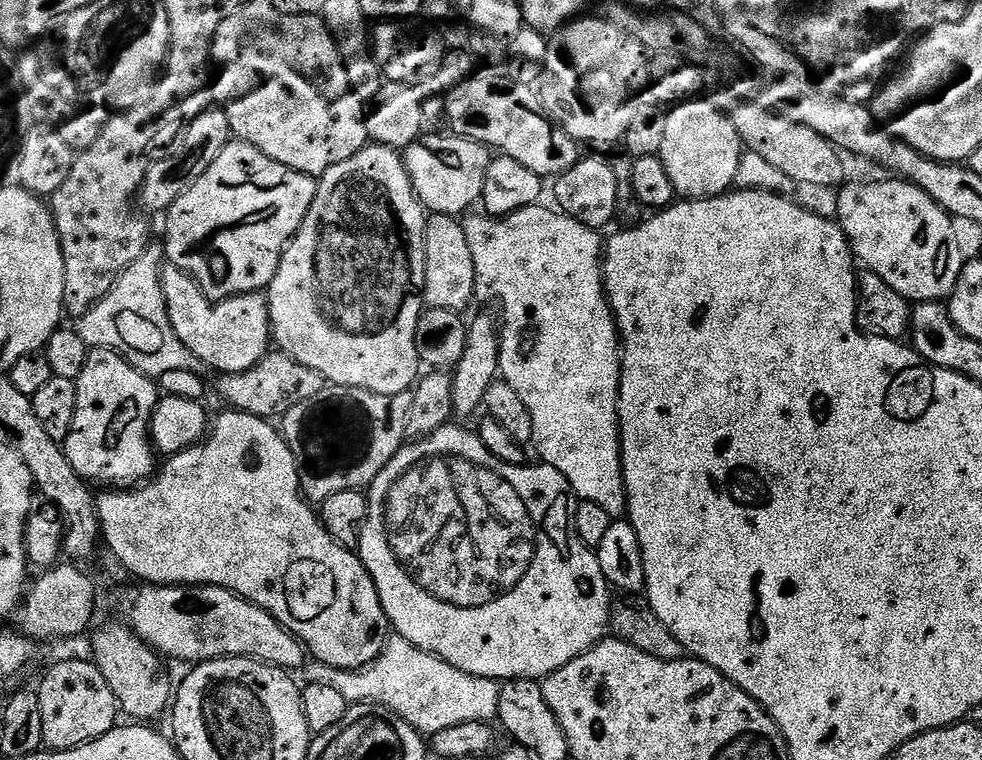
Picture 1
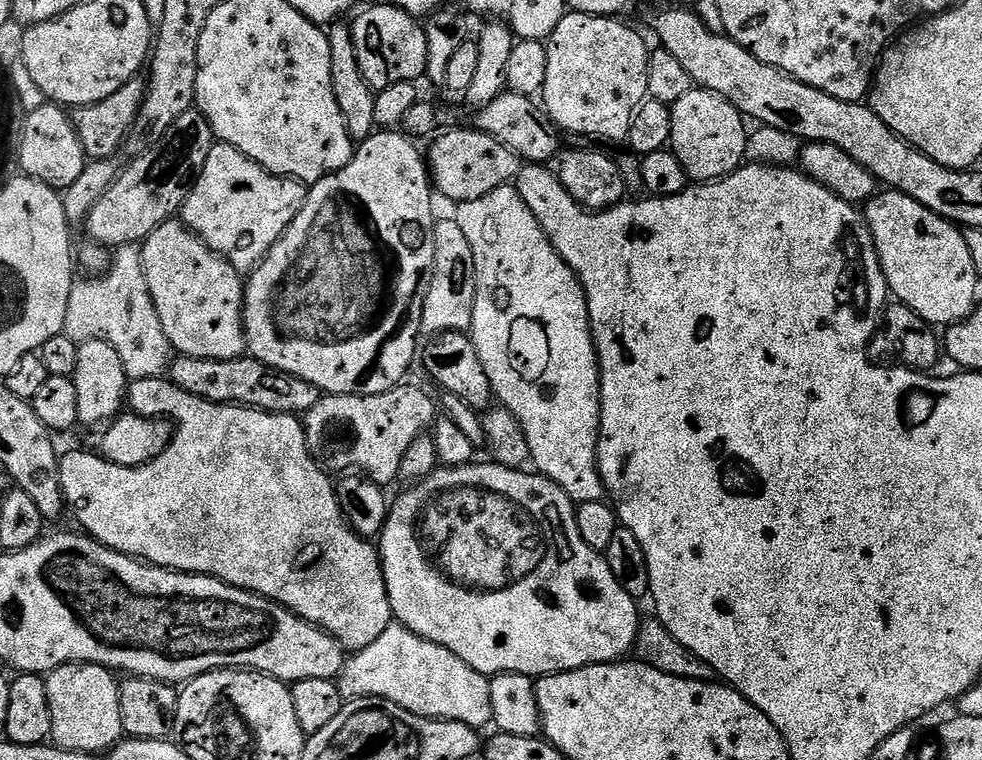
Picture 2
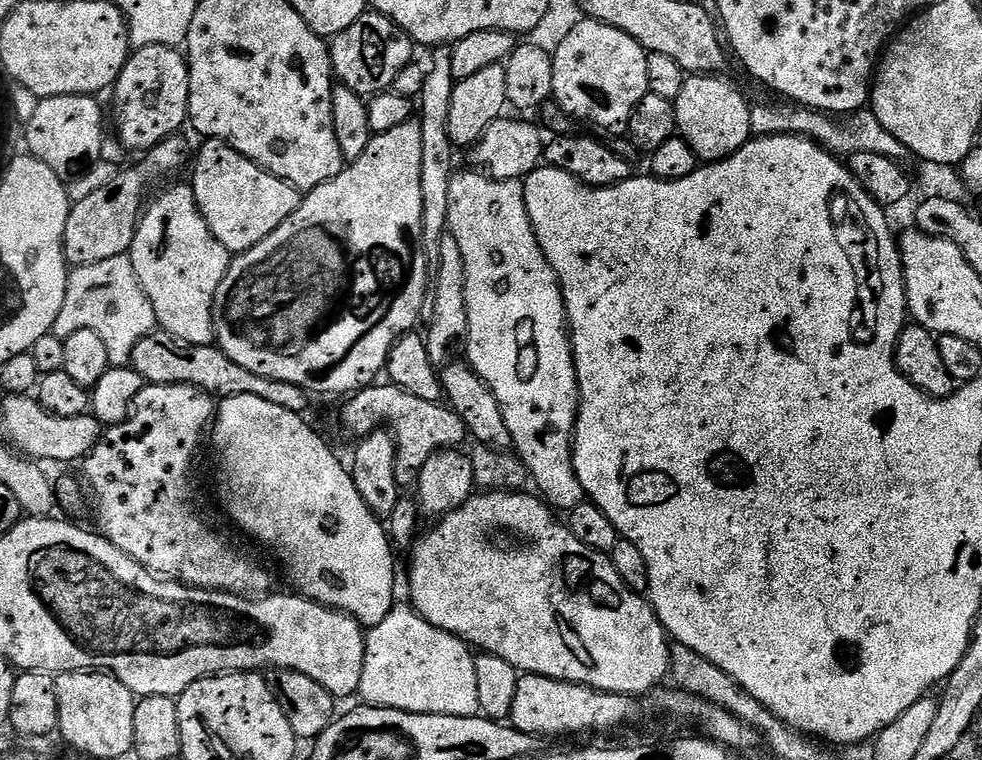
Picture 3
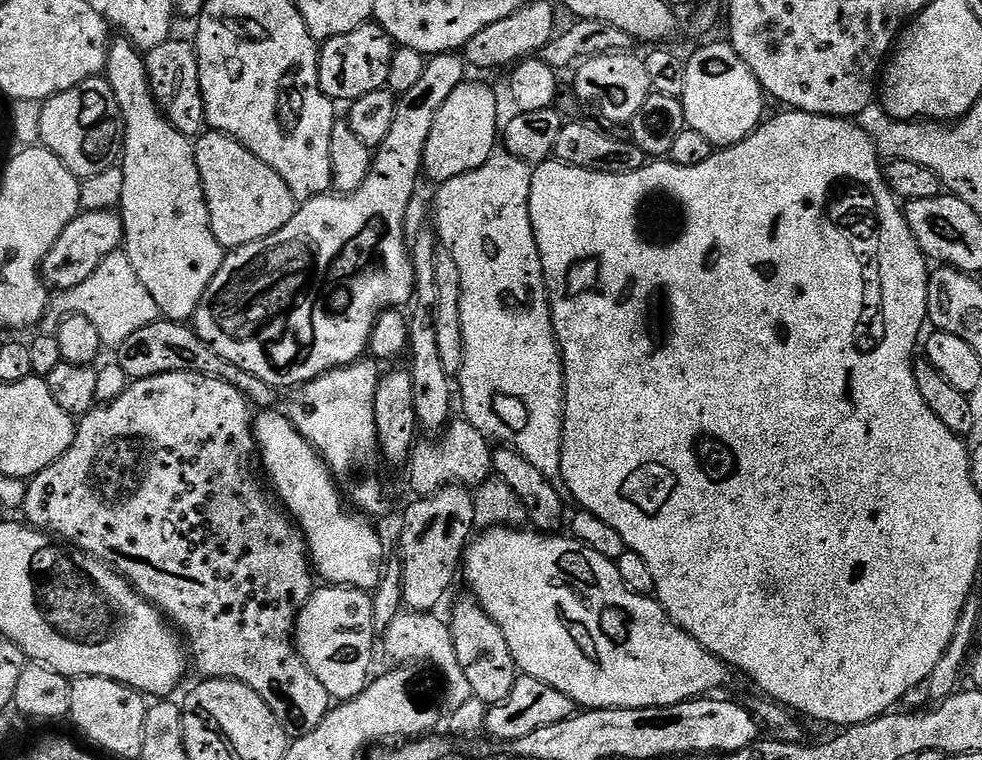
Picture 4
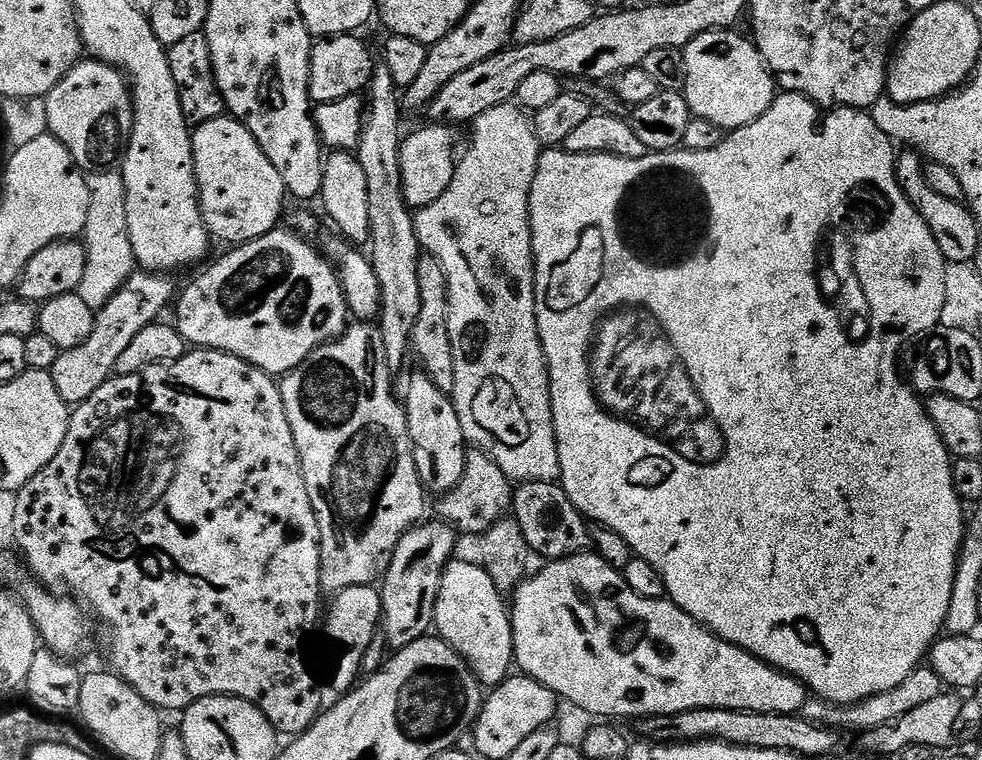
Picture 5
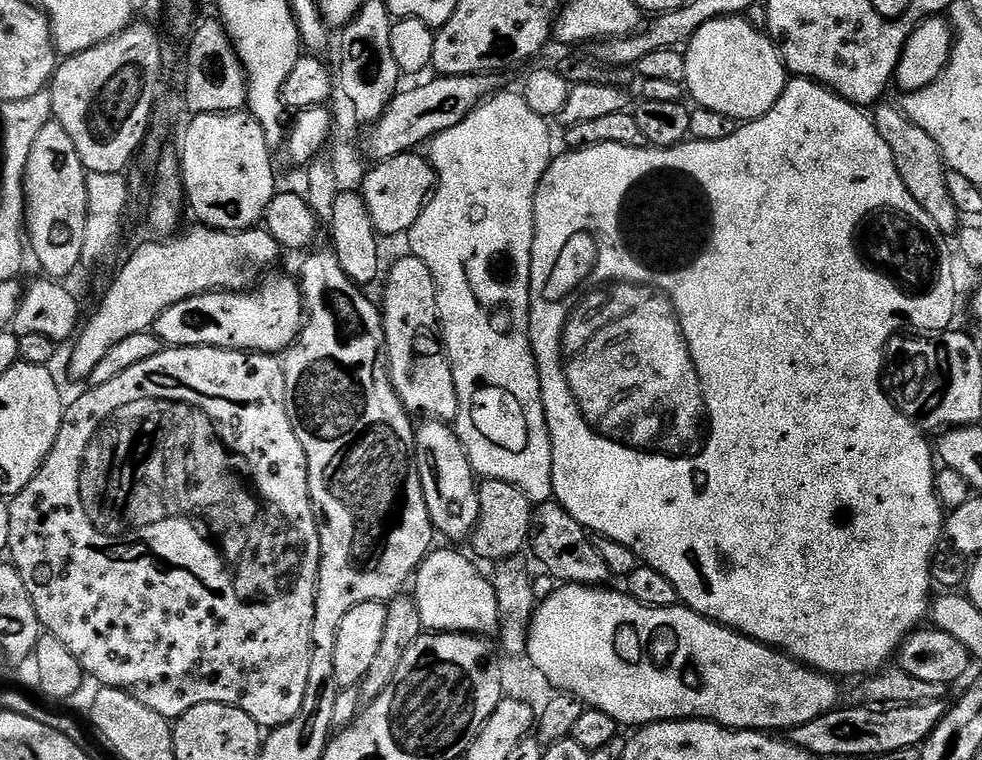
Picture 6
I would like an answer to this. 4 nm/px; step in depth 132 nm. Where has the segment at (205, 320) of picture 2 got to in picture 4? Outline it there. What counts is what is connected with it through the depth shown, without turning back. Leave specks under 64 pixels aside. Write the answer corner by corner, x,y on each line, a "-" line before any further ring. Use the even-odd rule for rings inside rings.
127,38
119,39
120,40
113,39
108,50
106,79
110,86
110,90
114,90
114,98
118,102
120,116
124,120
124,130
122,133
122,167
124,170
124,177
122,178
122,198
118,201
118,211
124,223
122,251
130,258
130,266
134,266
134,274
138,274
138,279
142,281
142,286
146,286
146,290
150,290
150,295
153,296
154,302
158,302
158,310
160,311
161,317
165,320
188,322
195,317
198,306
202,302
202,294
206,294
206,286
210,286
210,282
214,282
214,274
218,274
218,270
222,266
222,262
226,255
226,249
220,245
218,238
214,238
214,230
210,226
208,203
204,197
202,178
198,174
198,162
196,161
196,150
193,141
189,139
189,137
183,136
181,132
164,117
164,111
160,109
158,102
154,98
154,94
150,90
148,71
146,70
146,62
144,61
145,53
137,49

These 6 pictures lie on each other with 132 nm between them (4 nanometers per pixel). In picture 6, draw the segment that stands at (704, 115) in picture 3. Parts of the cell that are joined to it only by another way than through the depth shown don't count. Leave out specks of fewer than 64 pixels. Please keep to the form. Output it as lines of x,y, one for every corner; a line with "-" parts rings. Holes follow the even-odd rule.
723,16
721,20
706,22
698,34
689,40
684,52
686,62
686,92
689,97
696,99
695,103
702,108
718,110
738,122
757,120
759,116
767,114
778,102
788,85
790,73
784,67
784,59
780,57
780,50
776,47
771,36
760,32
748,21
740,16

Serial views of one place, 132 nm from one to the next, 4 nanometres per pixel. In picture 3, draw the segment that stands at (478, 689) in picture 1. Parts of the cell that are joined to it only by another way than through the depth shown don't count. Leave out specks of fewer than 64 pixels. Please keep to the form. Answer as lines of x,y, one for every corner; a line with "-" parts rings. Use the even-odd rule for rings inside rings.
397,603
378,626
367,629
359,699
373,708
443,716
477,715
478,678
471,647
454,634
430,626
415,608
404,604

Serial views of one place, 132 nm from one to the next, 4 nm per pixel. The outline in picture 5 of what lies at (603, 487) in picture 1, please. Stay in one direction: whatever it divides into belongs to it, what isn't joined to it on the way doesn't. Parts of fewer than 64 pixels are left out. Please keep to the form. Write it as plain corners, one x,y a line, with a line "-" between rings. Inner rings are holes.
511,103
499,104
486,110
486,114
479,116
471,128
472,141
469,142
468,149
465,152
463,149
462,155
459,157
454,178
450,182
450,186
446,186
446,194
442,194
442,198
438,198
438,202
419,209
414,216
421,249
427,255
438,258
448,283
448,329
450,330
450,346
454,350
454,390
450,395
458,410
458,422
462,422
465,441
469,445
475,446
479,451
485,452
508,475
509,480
530,484
556,482
560,479
560,459
558,458
558,446
556,445
554,422
552,421
548,363
542,350
538,322
536,321
536,259
532,256
532,227
528,217
530,190
534,186
542,145
536,137
533,121
519,107
513,106

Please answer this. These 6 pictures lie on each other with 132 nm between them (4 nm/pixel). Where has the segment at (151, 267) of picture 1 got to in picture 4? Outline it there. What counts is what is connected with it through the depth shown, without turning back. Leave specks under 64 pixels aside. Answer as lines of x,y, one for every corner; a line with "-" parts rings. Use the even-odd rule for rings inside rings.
122,250
106,257
86,282
78,282
78,286
60,292
57,297
49,303
44,319
38,325
45,336
55,336
65,316
81,316
97,328
101,345
108,347
109,344
109,349
115,350
130,338
130,334
161,319
158,302
154,302
150,290
142,286
138,274
134,274
134,266
130,266
130,258

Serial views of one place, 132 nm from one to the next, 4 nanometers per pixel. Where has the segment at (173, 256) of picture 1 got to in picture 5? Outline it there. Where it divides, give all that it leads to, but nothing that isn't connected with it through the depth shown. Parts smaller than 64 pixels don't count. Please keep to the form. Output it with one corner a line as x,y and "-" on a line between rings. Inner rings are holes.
225,114
205,124
195,125
192,134
192,153
194,154
194,170
200,191
200,209
204,215
204,226
213,237
225,240
228,246
249,244
273,231
284,212
286,193
284,183
274,170
274,165
266,154
262,154
262,146
250,134
248,127
242,122
233,120

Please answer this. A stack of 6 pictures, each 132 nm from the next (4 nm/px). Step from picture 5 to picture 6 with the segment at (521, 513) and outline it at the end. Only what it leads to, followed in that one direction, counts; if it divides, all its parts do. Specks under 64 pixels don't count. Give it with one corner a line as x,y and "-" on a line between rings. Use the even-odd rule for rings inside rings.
555,499
535,505
532,513
530,548
536,551
543,567
560,582
604,582
610,573
602,554
598,554
595,539
590,538
588,529
583,528

